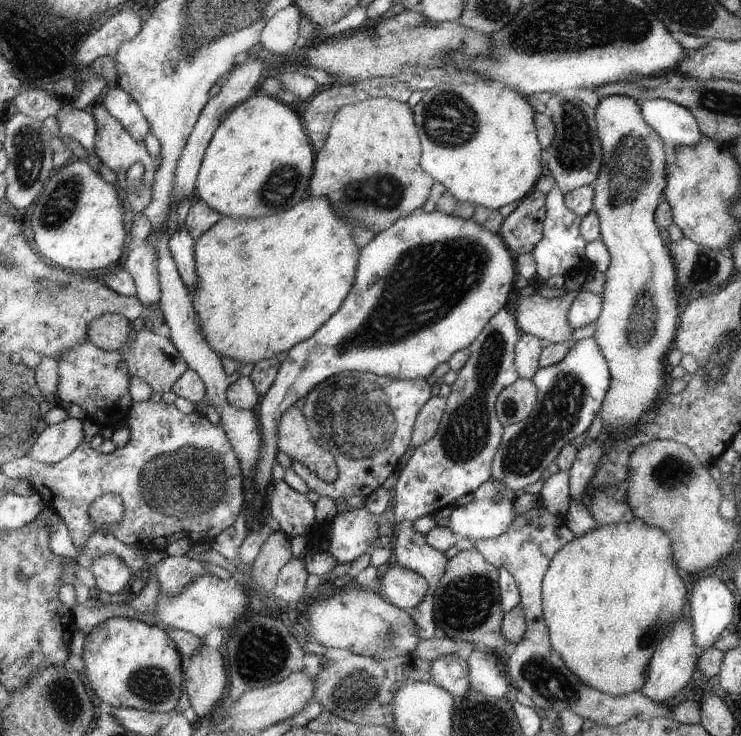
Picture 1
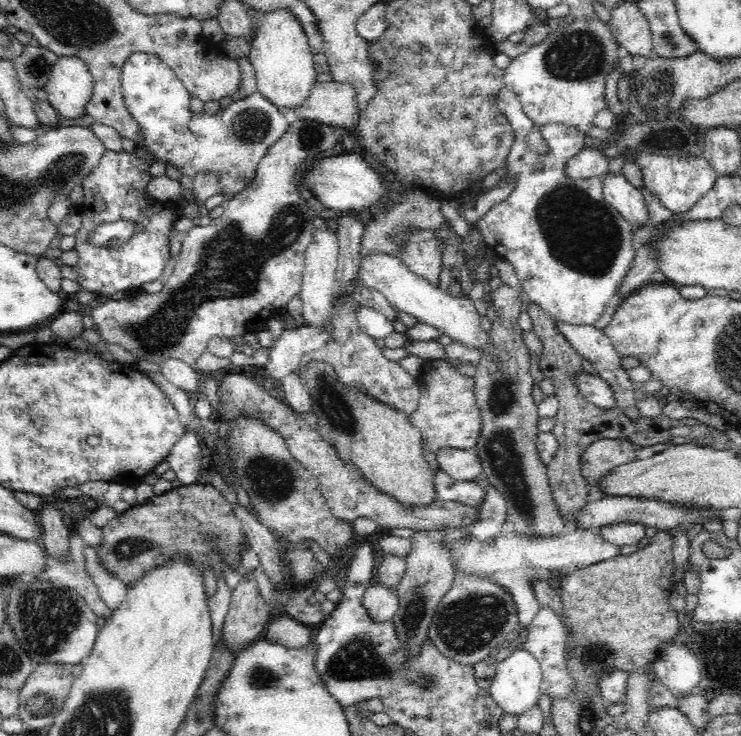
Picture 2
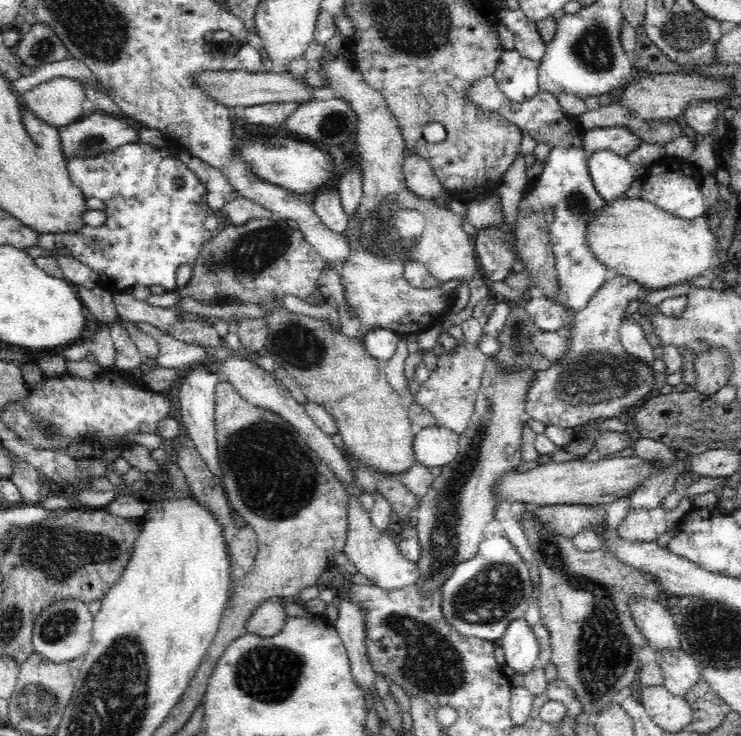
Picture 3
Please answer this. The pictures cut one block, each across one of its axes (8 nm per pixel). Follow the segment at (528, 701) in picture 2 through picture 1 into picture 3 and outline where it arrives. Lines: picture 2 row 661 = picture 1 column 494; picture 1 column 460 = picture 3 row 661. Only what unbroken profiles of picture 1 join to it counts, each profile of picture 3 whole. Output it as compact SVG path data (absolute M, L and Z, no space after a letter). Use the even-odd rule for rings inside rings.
M516 618L510 622L502 636L502 646L506 654L506 670L508 674L526 674L540 660L540 646L532 632L532 626L524 618Z

